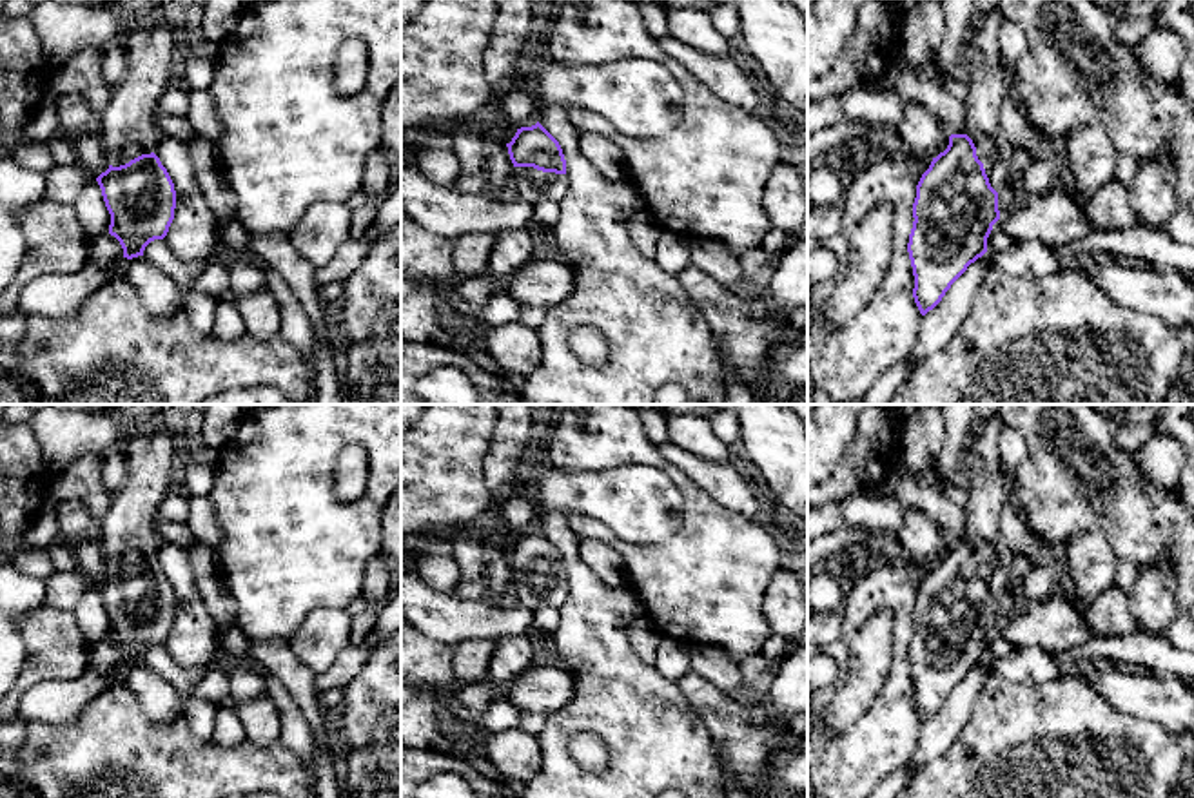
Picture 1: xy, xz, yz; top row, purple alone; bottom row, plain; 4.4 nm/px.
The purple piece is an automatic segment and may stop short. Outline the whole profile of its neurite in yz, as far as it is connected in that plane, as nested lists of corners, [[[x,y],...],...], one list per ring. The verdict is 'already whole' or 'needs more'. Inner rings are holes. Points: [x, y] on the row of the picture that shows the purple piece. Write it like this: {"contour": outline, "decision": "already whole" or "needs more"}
{"contour": [[[998,9],[980,15],[964,54],[969,89],[964,132],[949,136],[947,149],[916,185],[907,252],[922,316],[987,252],[987,238],[1000,219],[998,192],[1013,160],[1000,125],[1000,107],[1014,82],[998,44],[1005,22]]], "decision": "needs more"}

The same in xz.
{"contour": [[[537,122],[517,129],[506,143],[515,167],[514,183],[530,205],[561,201],[568,190],[566,160],[559,141]]], "decision": "needs more"}

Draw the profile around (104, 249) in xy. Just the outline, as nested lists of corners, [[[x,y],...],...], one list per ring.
[[[109,232],[91,238],[89,261],[94,263],[96,267],[107,268],[114,259],[122,256],[123,248],[120,241]]]

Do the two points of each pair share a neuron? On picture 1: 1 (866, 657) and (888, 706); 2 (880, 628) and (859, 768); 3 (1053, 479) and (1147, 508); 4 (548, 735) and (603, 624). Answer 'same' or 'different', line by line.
1: different
2: different
3: same
4: same

